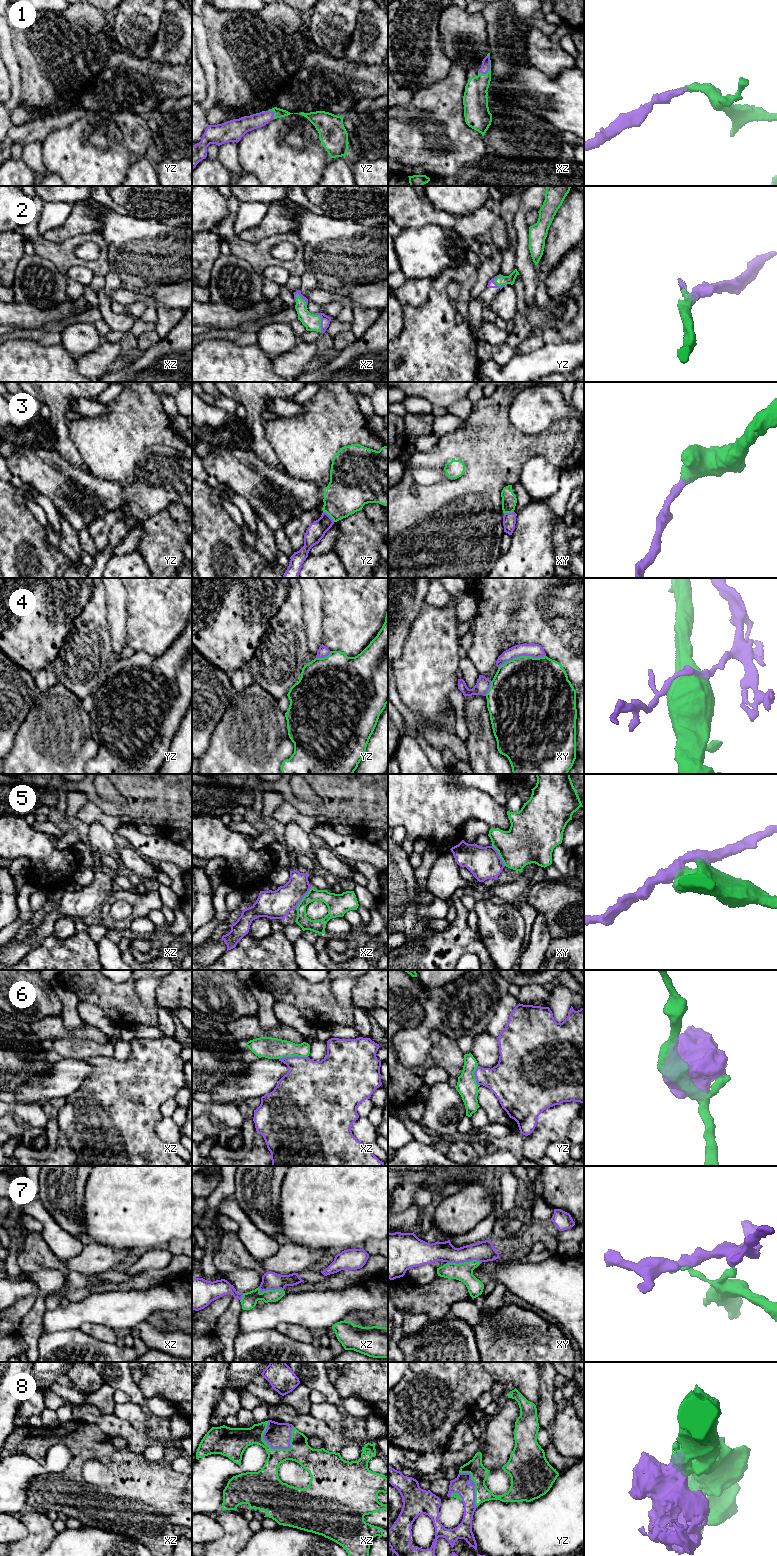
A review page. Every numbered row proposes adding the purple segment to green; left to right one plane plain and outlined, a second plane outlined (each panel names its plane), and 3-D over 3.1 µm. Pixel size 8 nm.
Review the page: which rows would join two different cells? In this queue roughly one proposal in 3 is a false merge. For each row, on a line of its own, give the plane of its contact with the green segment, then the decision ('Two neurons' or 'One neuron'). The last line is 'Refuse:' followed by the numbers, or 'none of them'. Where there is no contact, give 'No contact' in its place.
1: Touches green in xz. One neuron
2: Touches green in xz. One neuron
3: Touches green in yz. One neuron
4: Touches green in xy. Two neurons
5: Touches green in xz. Two neurons
6: Touches green in xz. Two neurons
7: Touches green in xy. Two neurons
8: Touches green in xz. One neuron
Refuse: 4, 5, 6, 7

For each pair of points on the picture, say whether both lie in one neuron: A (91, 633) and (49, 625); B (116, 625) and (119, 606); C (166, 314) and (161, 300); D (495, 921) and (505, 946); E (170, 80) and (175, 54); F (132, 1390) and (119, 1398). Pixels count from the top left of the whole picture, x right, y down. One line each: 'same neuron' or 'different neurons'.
A: different neurons
B: same neuron
C: different neurons
D: same neuron
E: different neurons
F: different neurons

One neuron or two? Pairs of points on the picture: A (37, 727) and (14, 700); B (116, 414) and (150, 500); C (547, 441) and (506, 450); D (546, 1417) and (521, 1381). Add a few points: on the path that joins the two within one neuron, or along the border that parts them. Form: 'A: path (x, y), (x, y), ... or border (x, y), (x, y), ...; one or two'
A: border (36, 693), (26, 718), (15, 735); two
B: border (150, 445), (138, 455), (134, 481), (129, 486); two
C: path (537, 445), (516, 447); one
D: border (540, 1380), (540, 1398), (536, 1405); two

